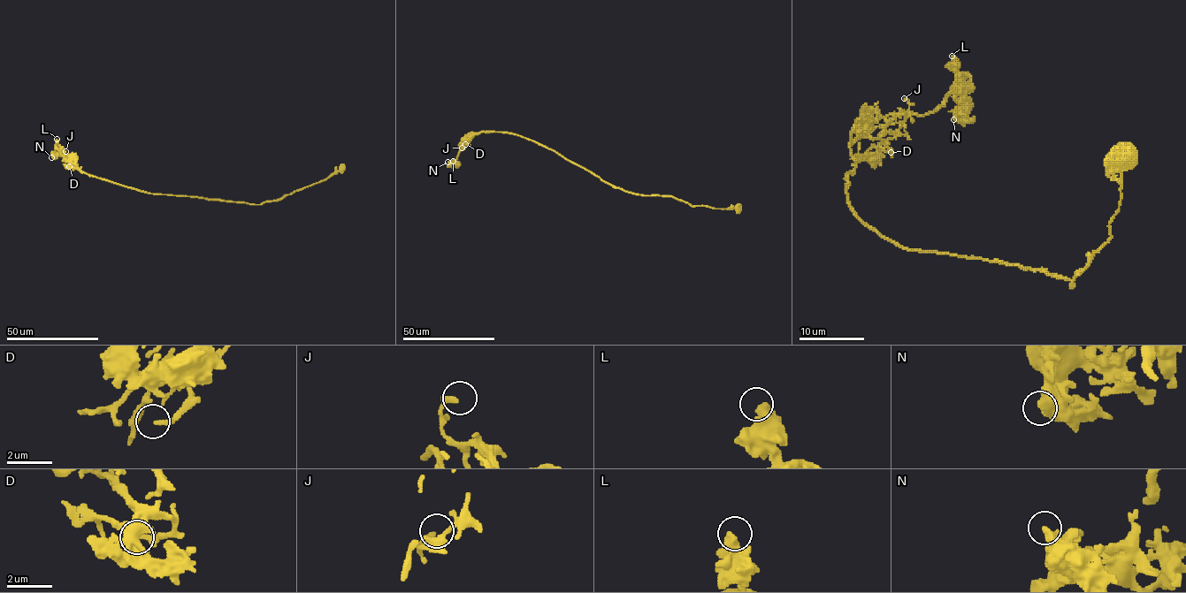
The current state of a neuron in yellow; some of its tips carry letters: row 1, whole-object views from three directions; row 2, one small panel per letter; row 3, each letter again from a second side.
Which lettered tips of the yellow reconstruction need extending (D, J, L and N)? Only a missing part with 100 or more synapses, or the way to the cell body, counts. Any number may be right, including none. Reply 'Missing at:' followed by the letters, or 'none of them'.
Missing at: none of them

